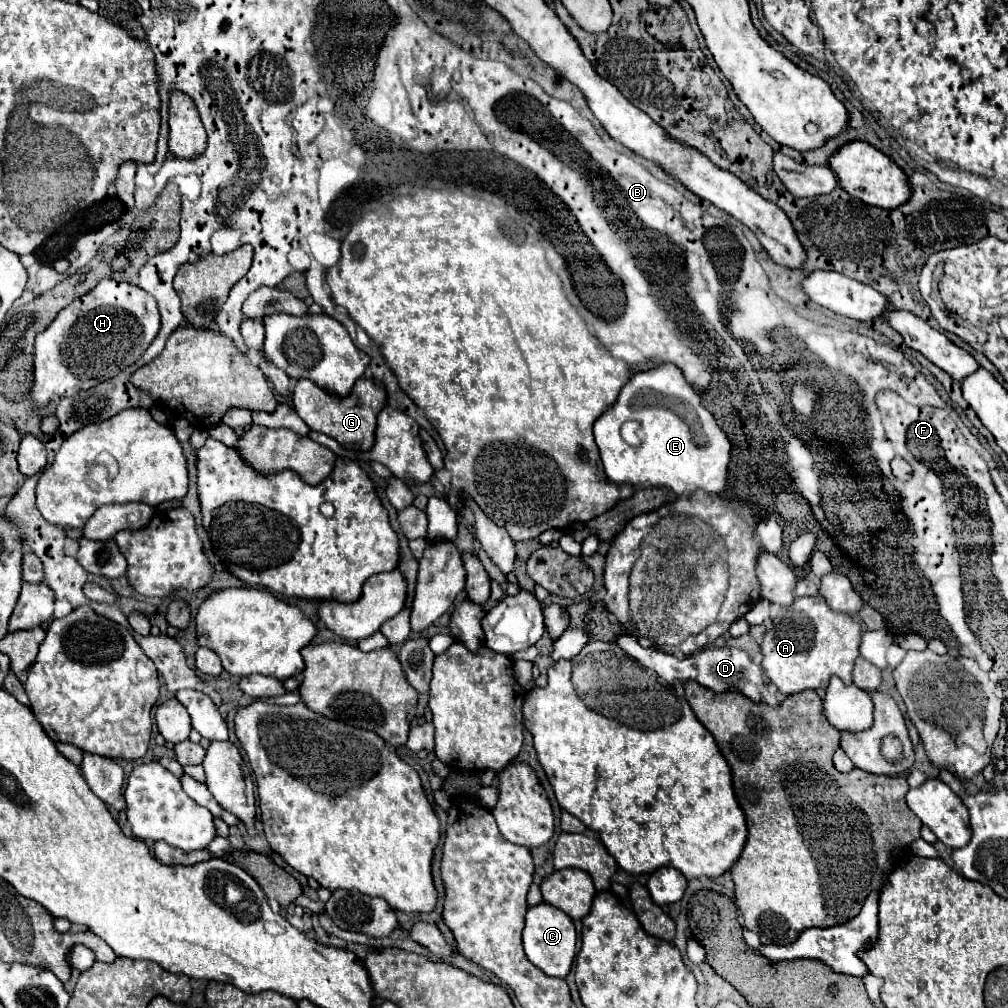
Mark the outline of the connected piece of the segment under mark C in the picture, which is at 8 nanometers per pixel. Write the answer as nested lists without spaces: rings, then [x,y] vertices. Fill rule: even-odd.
[[[546,902],[530,906],[526,912],[526,926],[524,926],[522,940],[524,940],[524,952],[528,960],[534,966],[538,966],[542,972],[558,978],[564,978],[570,972],[576,956],[576,928],[568,918],[568,914],[564,914],[562,910]]]

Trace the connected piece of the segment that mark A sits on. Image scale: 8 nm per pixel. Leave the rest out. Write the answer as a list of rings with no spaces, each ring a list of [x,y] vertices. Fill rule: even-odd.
[[[822,596],[794,598],[794,602],[786,608],[782,608],[778,612],[778,616],[772,620],[772,628],[766,630],[764,640],[760,644],[764,676],[786,696],[808,690],[808,688],[812,688],[812,690],[826,688],[828,680],[832,676],[838,676],[844,684],[852,684],[852,668],[854,668],[854,660],[858,658],[860,638],[862,638],[860,624],[848,614],[832,612]]]

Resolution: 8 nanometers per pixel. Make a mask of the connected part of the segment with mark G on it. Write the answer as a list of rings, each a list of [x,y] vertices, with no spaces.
[[[360,378],[350,396],[344,400],[336,400],[336,396],[328,396],[326,392],[320,392],[316,384],[310,384],[308,380],[298,380],[292,402],[298,412],[298,416],[316,432],[322,432],[330,438],[334,438],[338,444],[342,444],[346,450],[360,450],[368,452],[374,446],[374,430],[376,430],[376,416],[386,404],[386,390],[376,380]]]

